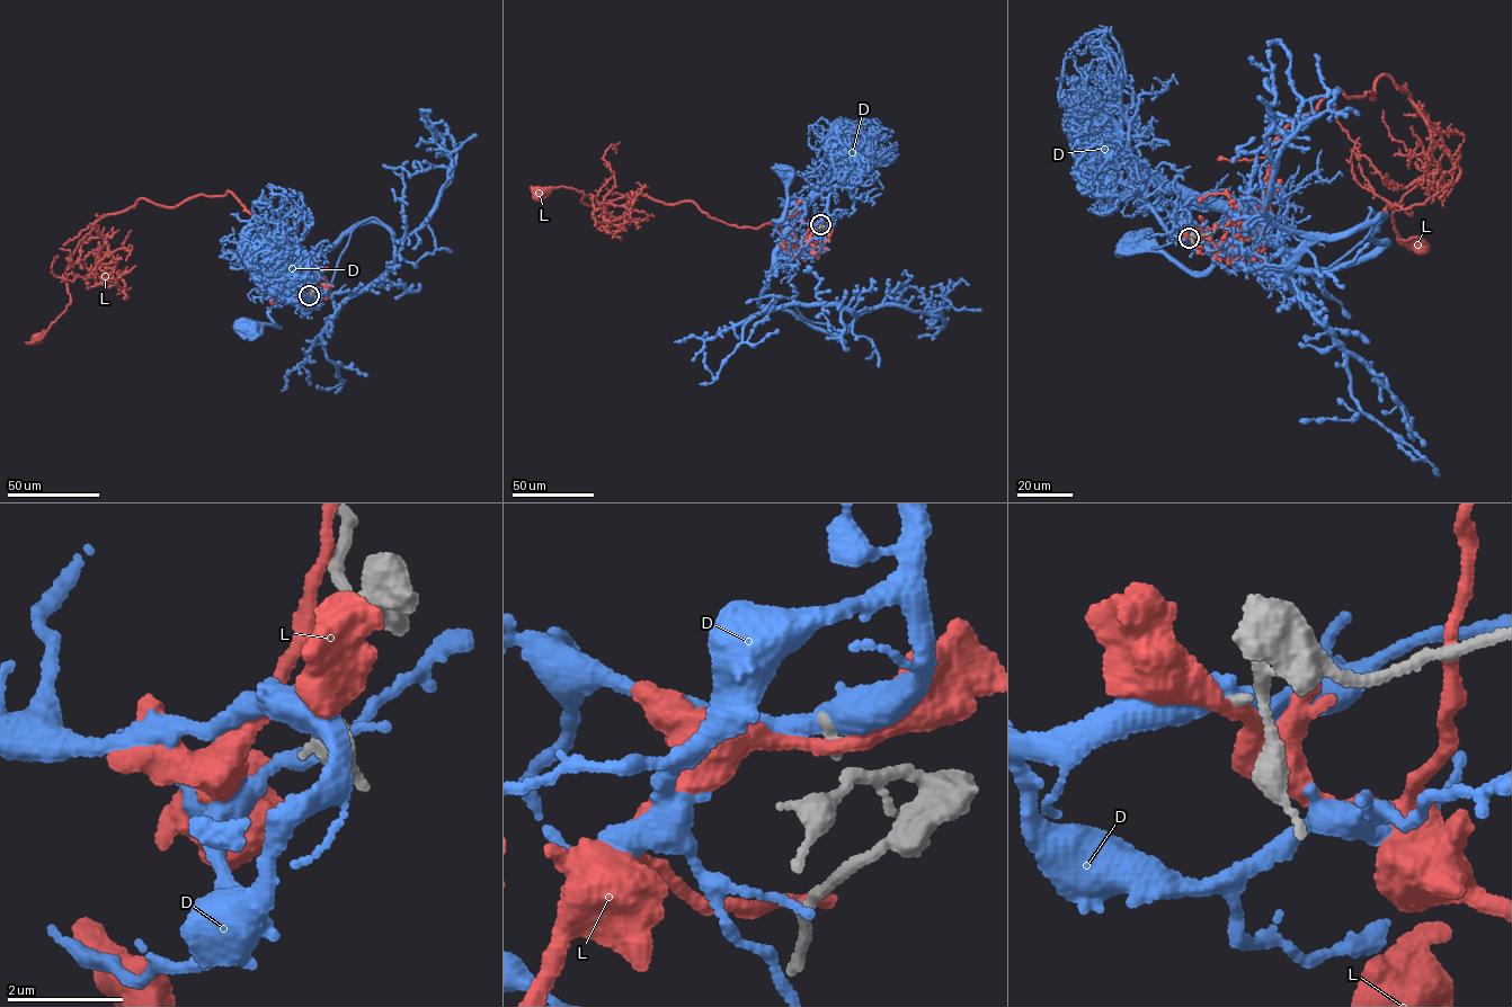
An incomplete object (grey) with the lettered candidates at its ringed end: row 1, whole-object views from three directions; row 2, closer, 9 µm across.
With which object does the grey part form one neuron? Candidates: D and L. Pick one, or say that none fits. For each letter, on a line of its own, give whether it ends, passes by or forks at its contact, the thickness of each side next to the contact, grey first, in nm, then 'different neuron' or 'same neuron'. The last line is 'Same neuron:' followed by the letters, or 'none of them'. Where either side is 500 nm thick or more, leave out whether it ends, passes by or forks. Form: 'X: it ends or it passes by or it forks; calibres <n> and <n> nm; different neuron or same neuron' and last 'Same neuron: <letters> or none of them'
D: calibres 120 and 500 nm; different neuron
L: it passes by; calibres 160 and 260 nm; different neuron
Same neuron: none of them

